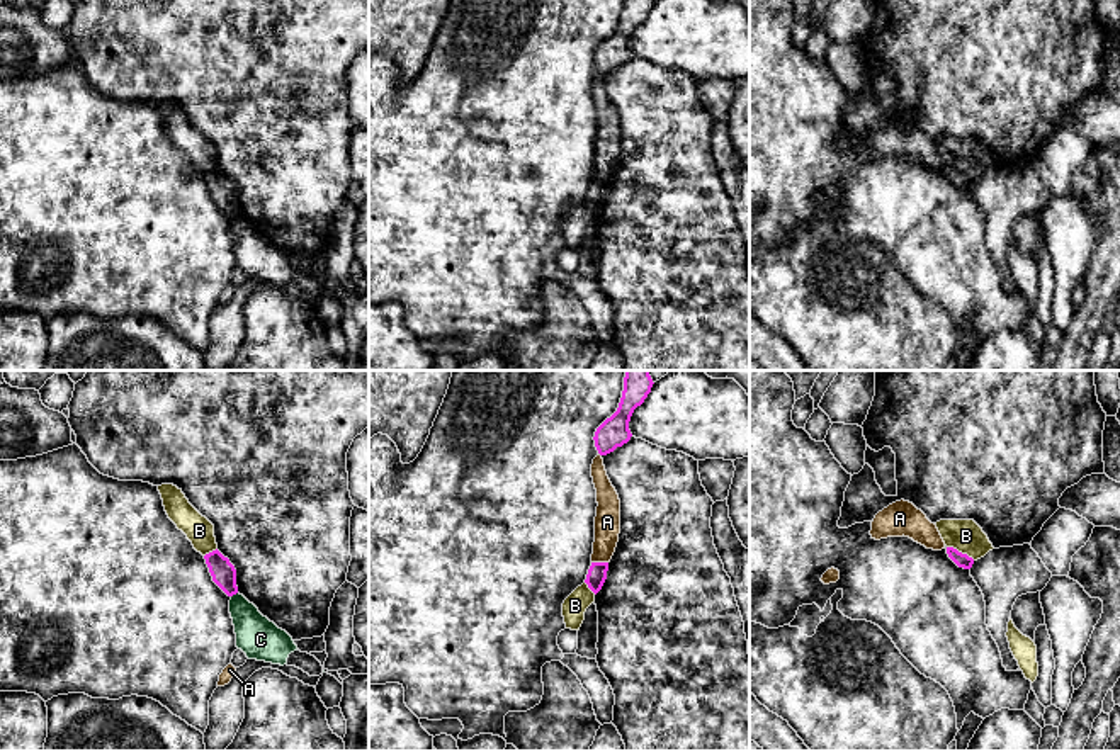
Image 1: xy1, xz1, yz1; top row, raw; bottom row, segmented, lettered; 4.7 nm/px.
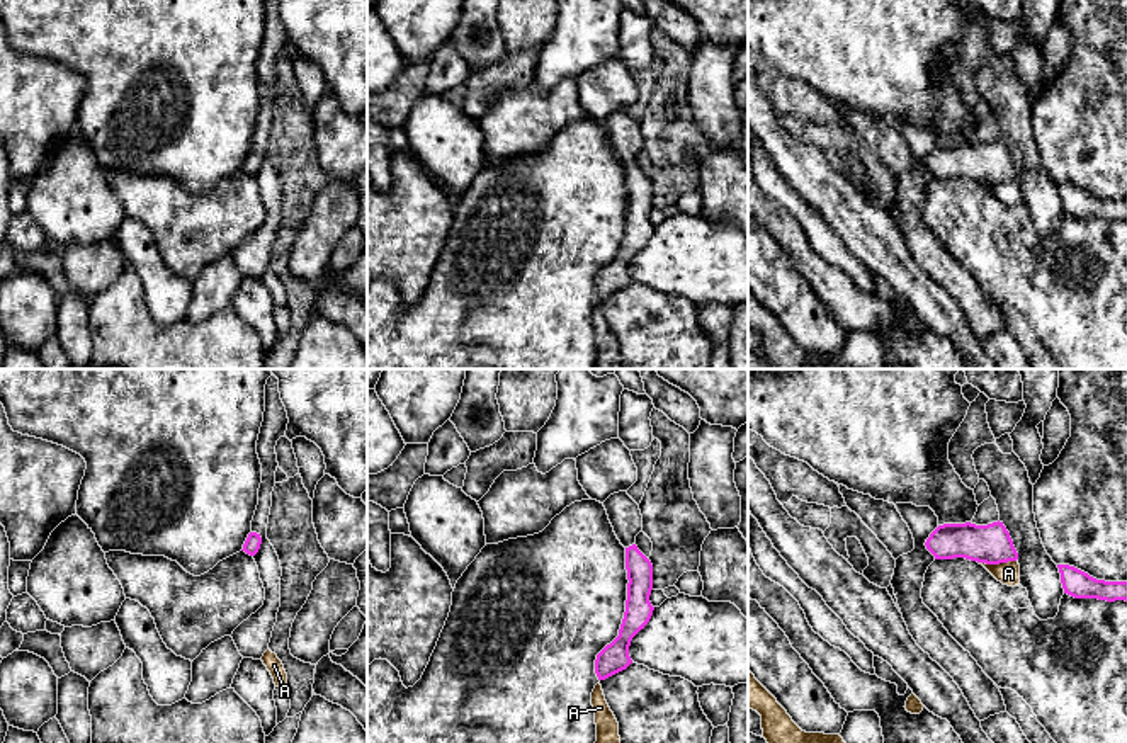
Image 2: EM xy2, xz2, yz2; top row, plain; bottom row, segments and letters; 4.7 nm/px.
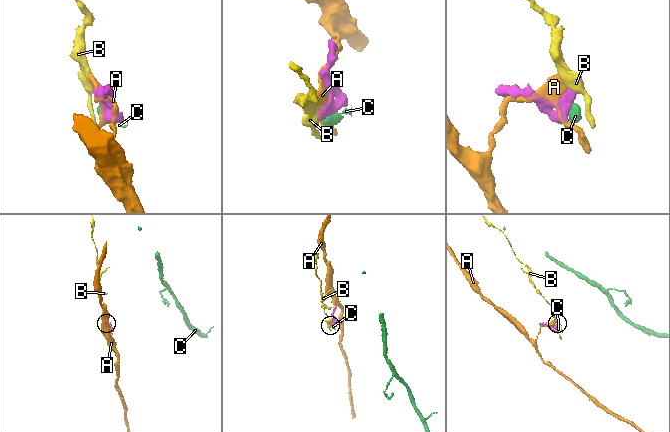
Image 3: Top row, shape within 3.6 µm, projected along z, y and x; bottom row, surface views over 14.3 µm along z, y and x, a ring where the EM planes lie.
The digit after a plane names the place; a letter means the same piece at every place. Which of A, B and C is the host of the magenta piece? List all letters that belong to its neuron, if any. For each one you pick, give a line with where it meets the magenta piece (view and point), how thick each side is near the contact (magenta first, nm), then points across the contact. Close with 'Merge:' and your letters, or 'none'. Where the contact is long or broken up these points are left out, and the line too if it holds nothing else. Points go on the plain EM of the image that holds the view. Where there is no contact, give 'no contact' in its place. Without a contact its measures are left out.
Merge: none

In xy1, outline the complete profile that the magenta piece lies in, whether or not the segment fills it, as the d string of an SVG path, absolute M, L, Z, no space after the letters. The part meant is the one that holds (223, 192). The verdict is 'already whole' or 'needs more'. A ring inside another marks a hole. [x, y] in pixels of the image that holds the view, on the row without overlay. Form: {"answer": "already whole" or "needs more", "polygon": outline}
{"answer": "already whole", "polygon": "M218 168L204 175L212 200L228 214L238 212L236 189Z"}

